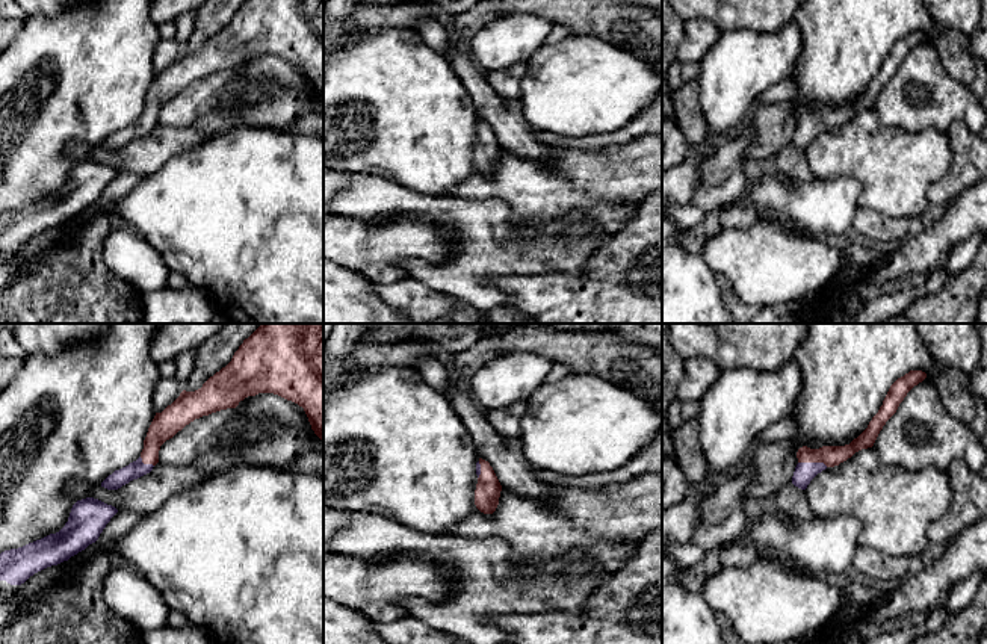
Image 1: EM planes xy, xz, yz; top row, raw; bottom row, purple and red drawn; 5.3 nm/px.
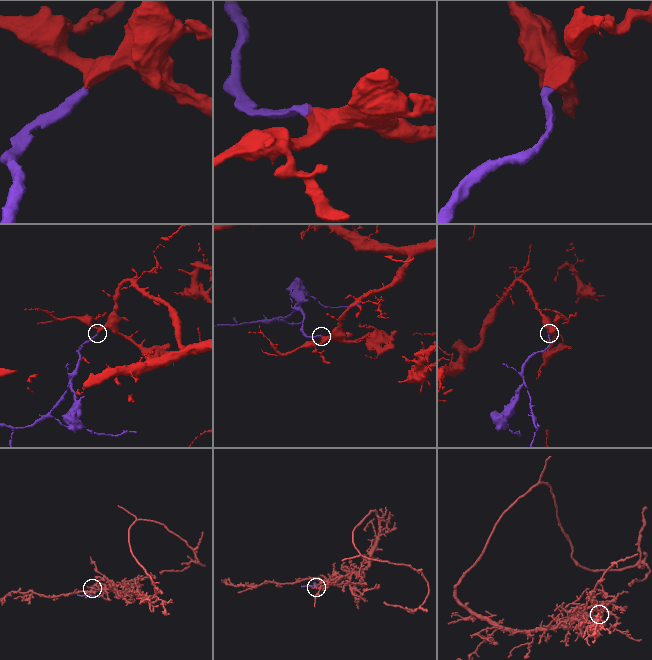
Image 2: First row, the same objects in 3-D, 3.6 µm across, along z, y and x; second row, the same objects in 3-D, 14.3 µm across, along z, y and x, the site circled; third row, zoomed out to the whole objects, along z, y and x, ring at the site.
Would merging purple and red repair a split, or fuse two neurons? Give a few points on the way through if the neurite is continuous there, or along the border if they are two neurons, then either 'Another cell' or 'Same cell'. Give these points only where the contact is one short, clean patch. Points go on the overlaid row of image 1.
Path across: yz (804, 472), (813, 463), (830, 455). Same cell

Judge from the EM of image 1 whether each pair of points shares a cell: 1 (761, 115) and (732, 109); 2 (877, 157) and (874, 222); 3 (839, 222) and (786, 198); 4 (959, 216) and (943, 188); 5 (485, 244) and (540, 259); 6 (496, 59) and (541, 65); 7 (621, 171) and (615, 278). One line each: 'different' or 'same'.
1: different
2: different
3: same
4: different
5: same
6: different
7: different

